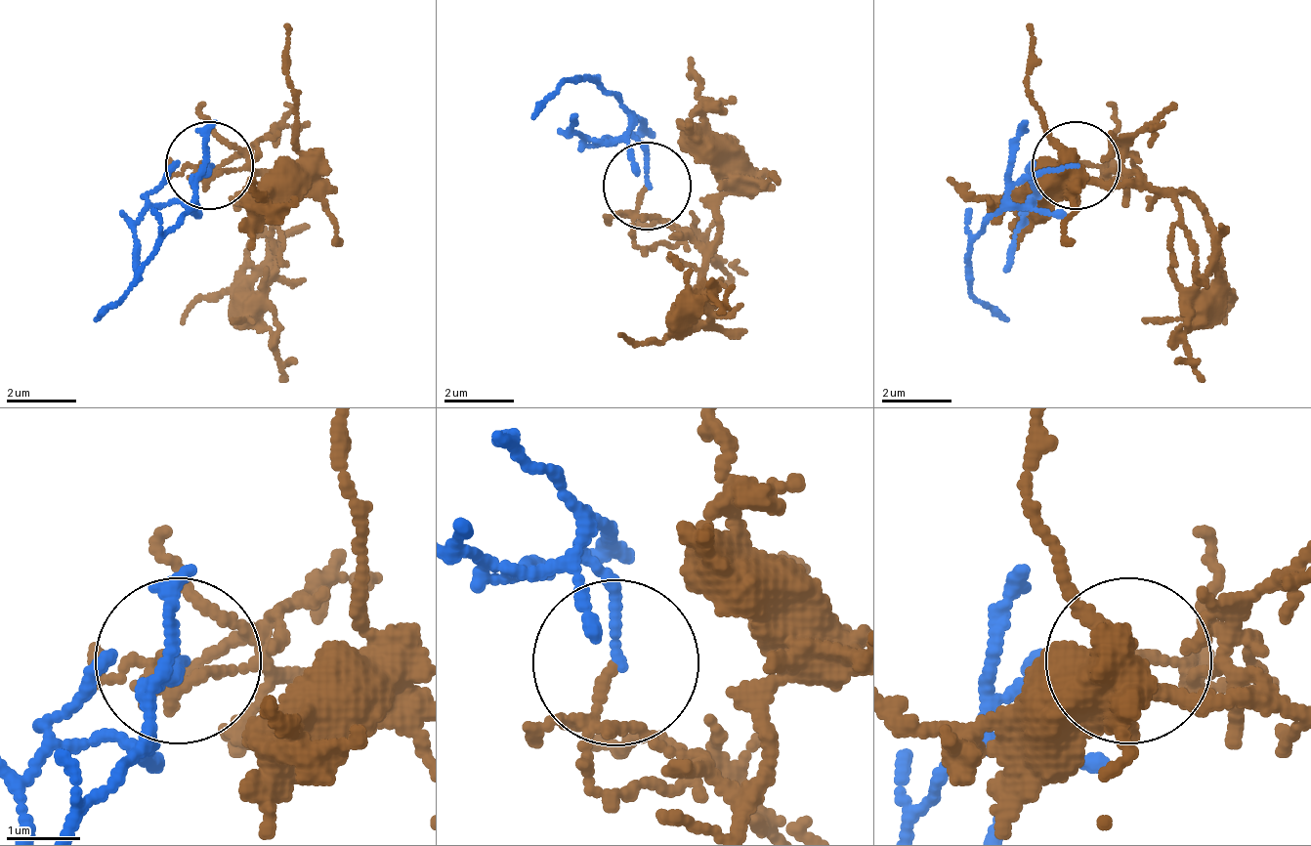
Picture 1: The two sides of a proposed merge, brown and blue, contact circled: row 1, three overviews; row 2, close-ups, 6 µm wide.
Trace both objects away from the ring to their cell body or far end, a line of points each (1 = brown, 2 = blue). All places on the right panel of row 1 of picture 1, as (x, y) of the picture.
1: (1078, 168), (1130, 168), (1174, 203), (1183, 353), (1201, 379)
2: (1078, 168), (1025, 177), (972, 238), (972, 291), (1007, 317)

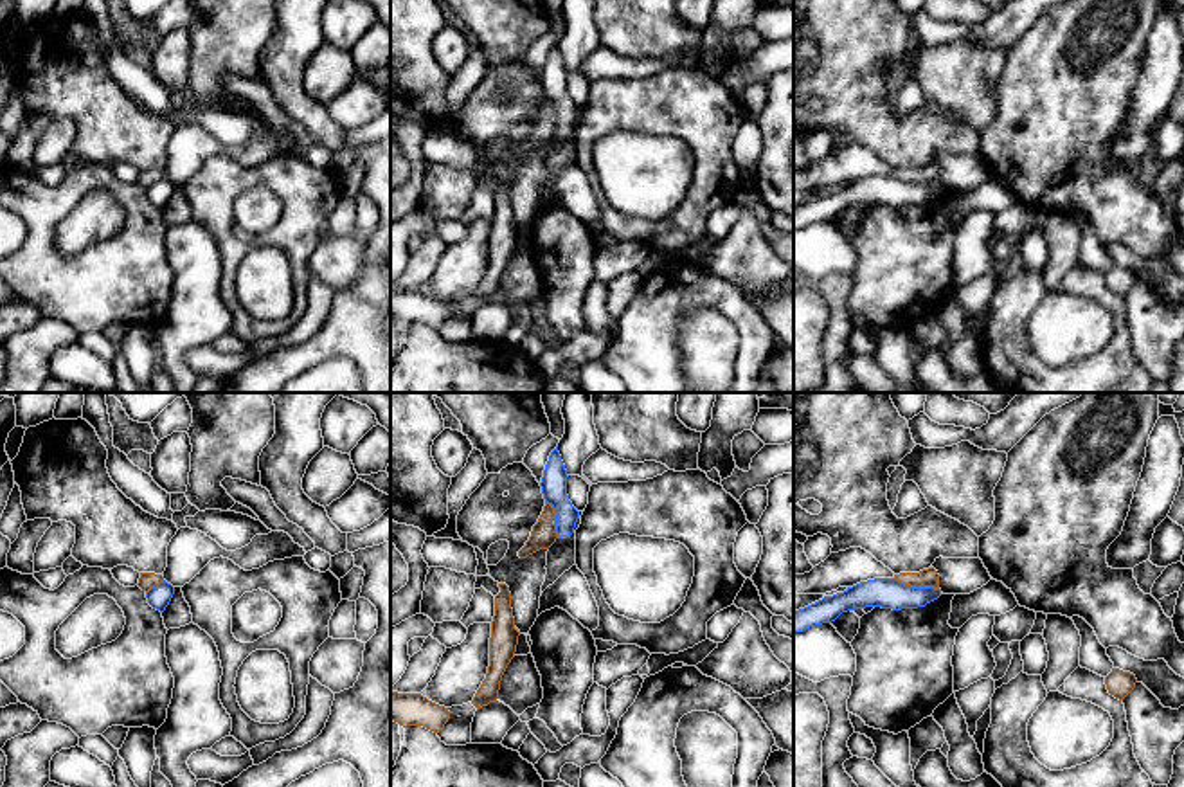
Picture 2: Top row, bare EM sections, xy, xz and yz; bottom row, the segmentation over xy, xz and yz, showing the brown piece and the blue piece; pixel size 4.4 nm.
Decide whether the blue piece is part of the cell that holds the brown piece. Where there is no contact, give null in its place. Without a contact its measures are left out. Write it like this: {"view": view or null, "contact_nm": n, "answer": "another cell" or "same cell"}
{"view": "yz", "contact_nm": 220, "answer": "another cell"}

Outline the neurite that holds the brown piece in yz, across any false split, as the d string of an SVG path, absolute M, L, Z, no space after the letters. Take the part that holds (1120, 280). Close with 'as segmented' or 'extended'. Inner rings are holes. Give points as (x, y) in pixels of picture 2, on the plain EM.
M1112 265L1112 268L1105 274L1105 281L1110 292L1123 297L1135 285L1135 272L1130 268L1123 268L1119 265Z; as segmented

